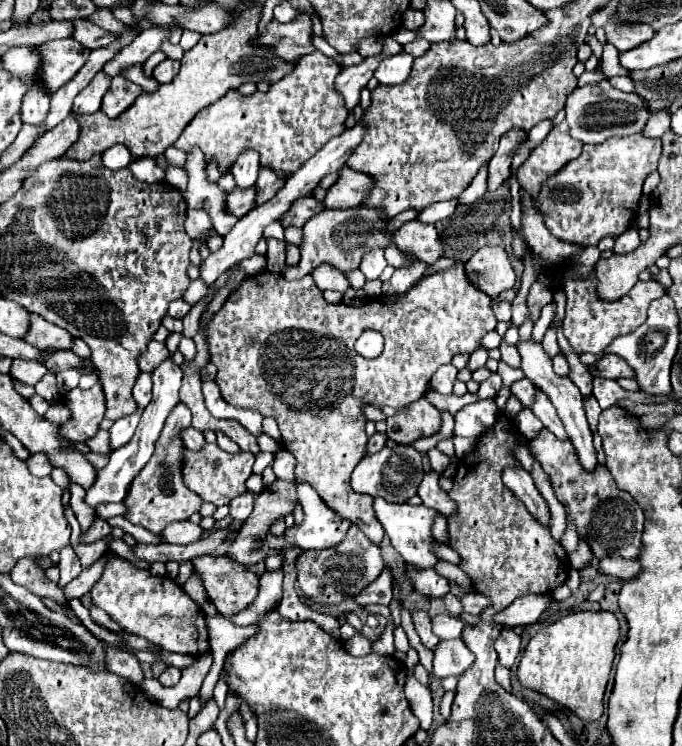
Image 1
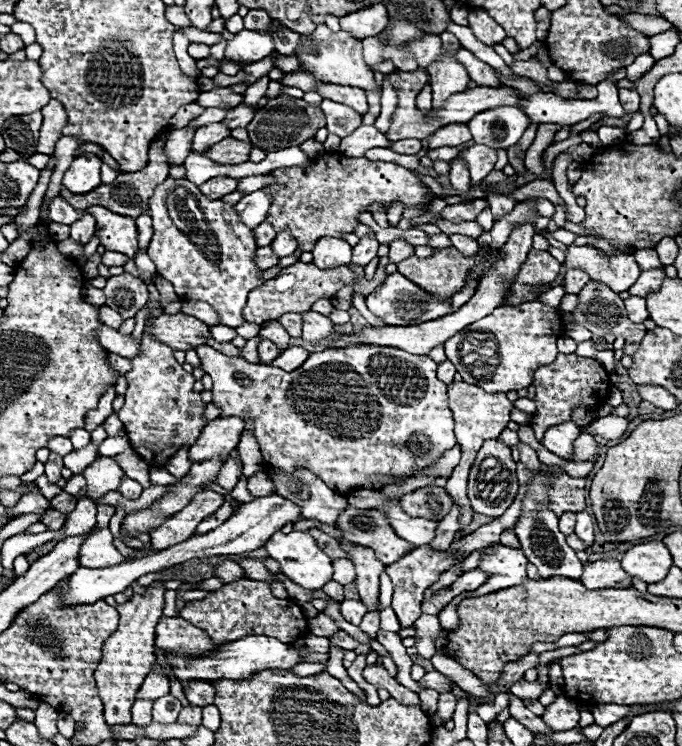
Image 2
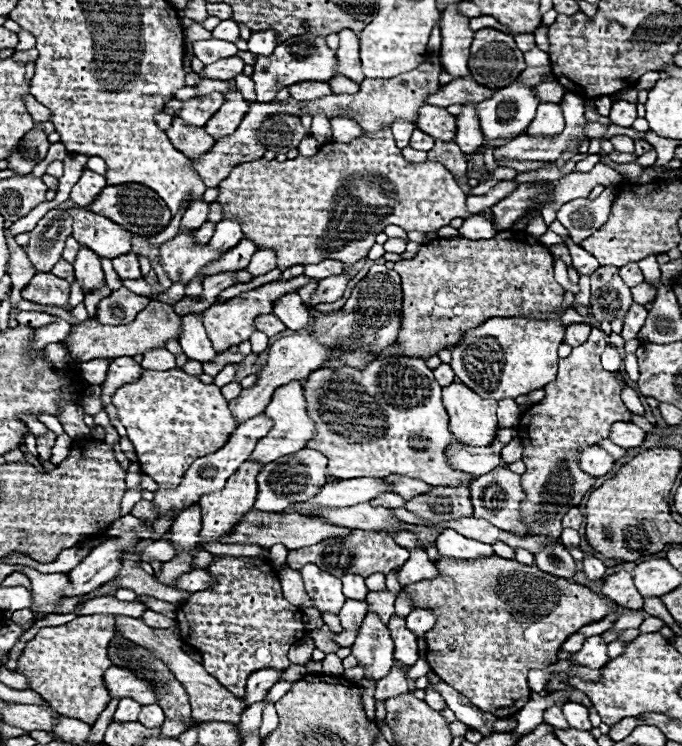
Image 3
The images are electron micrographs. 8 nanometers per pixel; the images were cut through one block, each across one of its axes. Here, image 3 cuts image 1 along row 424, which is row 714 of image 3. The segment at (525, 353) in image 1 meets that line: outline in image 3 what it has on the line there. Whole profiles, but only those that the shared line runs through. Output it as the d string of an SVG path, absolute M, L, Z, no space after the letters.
M566 702L562 706L564 710L564 716L570 724L570 728L576 728L576 730L590 730L590 720L588 720L588 708L582 706L582 704L576 704L576 702Z

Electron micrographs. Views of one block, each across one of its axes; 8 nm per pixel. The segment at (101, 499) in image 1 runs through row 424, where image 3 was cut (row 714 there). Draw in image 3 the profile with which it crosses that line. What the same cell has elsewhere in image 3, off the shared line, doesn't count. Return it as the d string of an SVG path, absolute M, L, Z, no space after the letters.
M150 704L150 706L142 706L140 714L138 714L138 722L148 726L148 728L154 728L154 726L162 726L164 722L164 712L160 710L158 704Z

